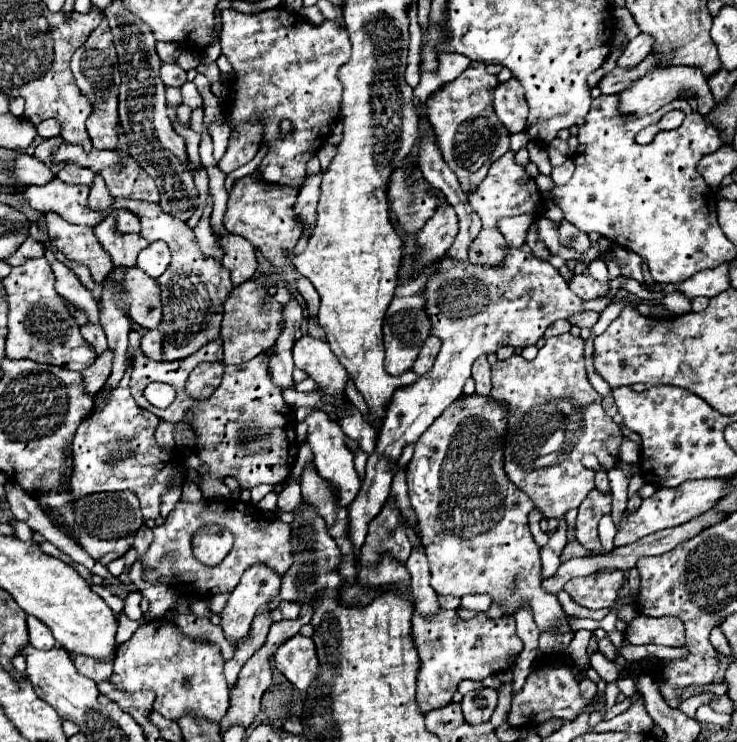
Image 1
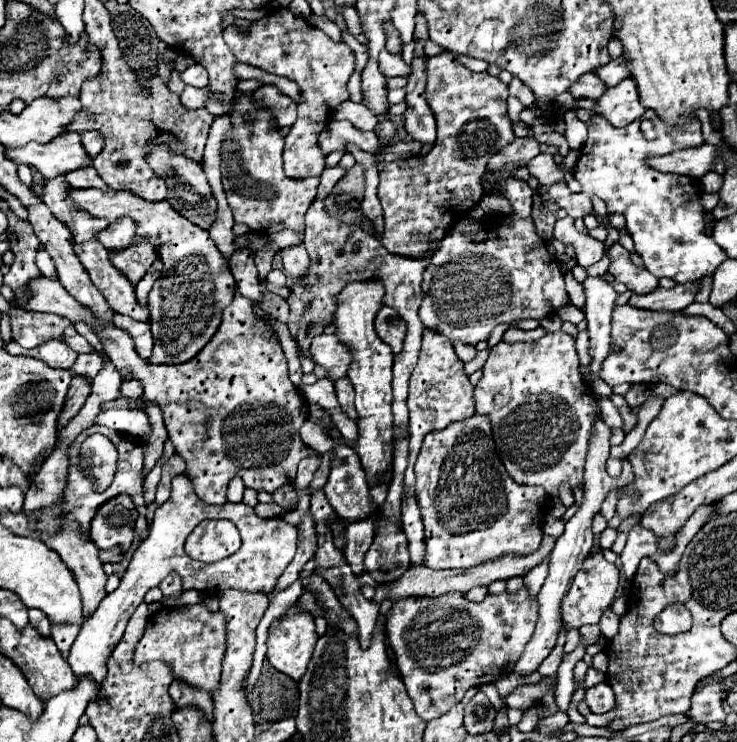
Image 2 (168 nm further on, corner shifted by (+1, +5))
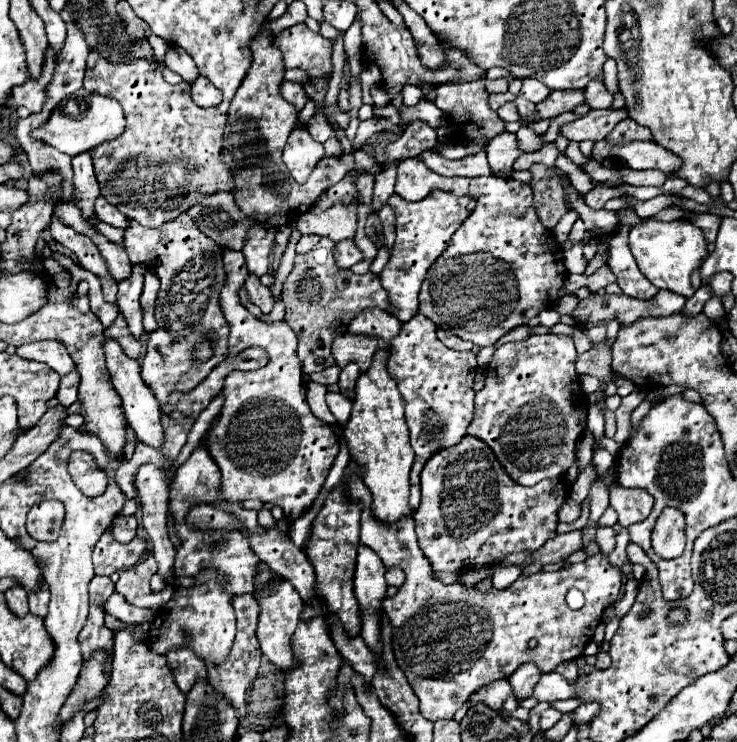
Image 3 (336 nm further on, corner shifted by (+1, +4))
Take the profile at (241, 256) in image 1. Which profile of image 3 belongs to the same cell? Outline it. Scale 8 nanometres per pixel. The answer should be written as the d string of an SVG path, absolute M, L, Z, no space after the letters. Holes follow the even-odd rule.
M249 274L249 276L247 276L247 280L245 280L245 290L247 290L247 294L249 294L249 300L251 300L253 304L257 304L257 306L263 310L263 314L269 314L269 312L271 312L273 302L275 302L273 296L271 296L271 290L265 288L255 274Z

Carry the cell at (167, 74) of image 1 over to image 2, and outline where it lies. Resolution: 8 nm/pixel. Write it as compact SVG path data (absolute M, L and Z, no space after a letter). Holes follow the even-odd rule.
M193 65L193 67L189 67L189 69L185 69L185 71L181 71L181 79L187 83L187 85L193 85L193 87L199 87L199 89L203 89L203 87L207 87L207 71L205 71L205 67L201 67L201 65Z

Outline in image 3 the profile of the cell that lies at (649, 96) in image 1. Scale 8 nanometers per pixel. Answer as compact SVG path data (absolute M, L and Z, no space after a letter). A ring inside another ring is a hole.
M627 108L589 110L585 116L577 118L575 122L561 126L561 134L575 142L581 142L581 140L599 142L599 140L605 140L605 136L625 118L627 118Z

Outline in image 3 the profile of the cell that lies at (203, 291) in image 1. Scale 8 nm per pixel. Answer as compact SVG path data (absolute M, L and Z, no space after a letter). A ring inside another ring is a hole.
M185 212L177 216L177 220L171 220L155 230L129 220L129 228L123 232L123 246L129 260L145 264L161 280L155 306L157 330L149 336L147 354L141 362L141 376L145 384L151 386L157 400L165 404L171 392L193 390L217 364L227 358L229 324L219 306L219 292L225 284L221 248L217 248L217 244L213 244L213 240L209 240ZM189 274L193 274L193 280L187 280ZM185 280L191 282L191 286L183 284ZM213 336L213 356L209 360L195 360L197 344L203 344L209 338L213 340Z

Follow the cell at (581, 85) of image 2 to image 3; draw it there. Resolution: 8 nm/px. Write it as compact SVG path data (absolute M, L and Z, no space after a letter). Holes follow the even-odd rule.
M551 92L547 100L537 104L537 112L541 118L555 118L567 110L575 110L585 102L585 92Z

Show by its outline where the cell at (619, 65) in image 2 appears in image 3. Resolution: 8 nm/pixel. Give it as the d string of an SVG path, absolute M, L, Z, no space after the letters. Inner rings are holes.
M591 80L589 88L585 88L585 102L589 108L609 108L613 102L613 92L607 90L603 80Z

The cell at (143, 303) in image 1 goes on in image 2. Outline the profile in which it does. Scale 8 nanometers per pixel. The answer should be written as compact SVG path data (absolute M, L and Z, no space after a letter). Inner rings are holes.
M97 239L81 245L73 241L73 251L81 259L81 265L89 273L93 285L105 295L113 311L129 315L135 321L149 321L149 309L137 303L133 285L111 265L109 253L105 251L105 247L101 247Z

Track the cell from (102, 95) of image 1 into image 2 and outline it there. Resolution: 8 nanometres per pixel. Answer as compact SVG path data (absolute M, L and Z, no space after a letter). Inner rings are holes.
M87 131L87 133L81 135L81 145L83 145L83 149L85 149L85 153L87 153L89 159L95 159L95 155L103 147L103 141L105 139L101 139L99 131Z

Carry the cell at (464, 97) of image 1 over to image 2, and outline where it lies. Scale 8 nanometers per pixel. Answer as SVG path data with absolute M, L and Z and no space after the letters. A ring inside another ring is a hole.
M441 53L437 57L427 57L427 99L429 107L433 107L437 119L437 141L433 149L425 157L399 159L393 163L385 163L379 177L379 201L385 213L385 233L381 237L383 247L391 255L405 257L425 257L433 251L429 241L441 241L449 229L455 227L467 213L479 205L483 191L481 179L487 169L487 161L507 143L513 141L511 121L507 117L507 85L489 73L475 73L461 65L461 61L453 53Z

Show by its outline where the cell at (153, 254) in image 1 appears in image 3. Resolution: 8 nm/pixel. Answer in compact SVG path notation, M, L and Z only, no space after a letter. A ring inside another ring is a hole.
M153 272L145 274L145 286L143 286L143 294L141 294L141 308L143 308L143 326L145 326L147 332L153 332L157 328L155 318L153 318L157 290L159 290L157 274L153 274Z

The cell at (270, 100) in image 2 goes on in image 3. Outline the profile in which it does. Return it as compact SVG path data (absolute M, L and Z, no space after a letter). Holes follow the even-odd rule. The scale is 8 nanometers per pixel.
M287 80L281 84L281 96L289 104L293 104L297 110L301 110L305 106L305 102L307 102L307 94L305 94L303 86L295 84L295 82L287 82Z

